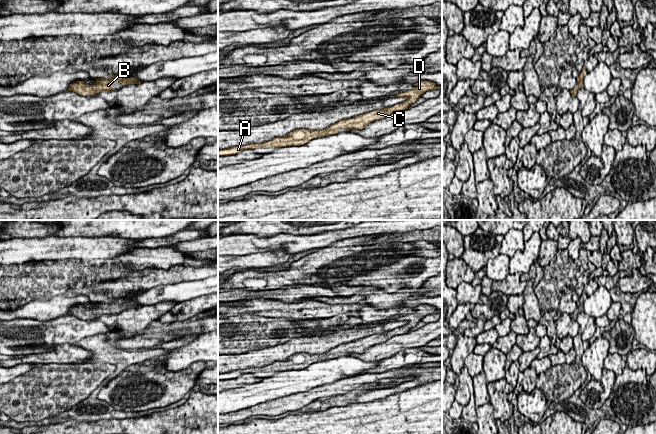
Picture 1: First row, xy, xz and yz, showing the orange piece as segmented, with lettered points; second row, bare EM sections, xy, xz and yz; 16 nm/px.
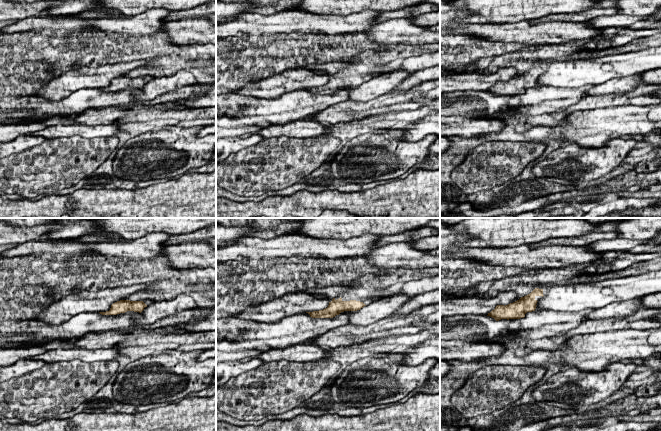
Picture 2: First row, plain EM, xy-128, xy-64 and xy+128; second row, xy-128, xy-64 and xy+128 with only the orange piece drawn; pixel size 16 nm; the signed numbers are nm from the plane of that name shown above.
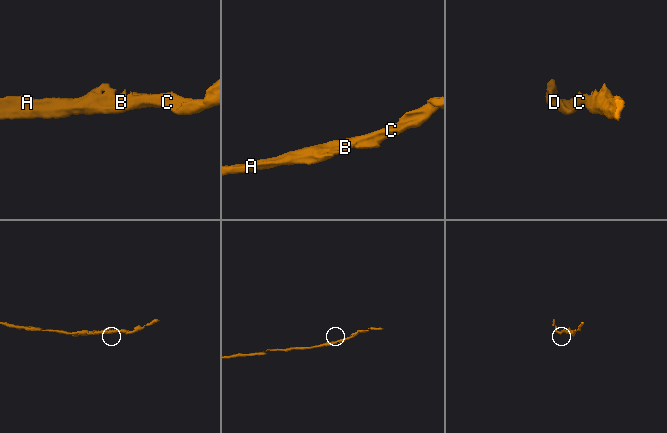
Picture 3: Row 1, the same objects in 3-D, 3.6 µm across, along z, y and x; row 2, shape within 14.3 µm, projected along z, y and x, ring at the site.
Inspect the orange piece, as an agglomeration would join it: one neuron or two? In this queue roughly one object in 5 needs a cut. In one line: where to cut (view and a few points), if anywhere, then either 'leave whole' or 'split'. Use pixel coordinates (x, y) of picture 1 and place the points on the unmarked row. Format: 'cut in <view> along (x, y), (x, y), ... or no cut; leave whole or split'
no cut; leave whole

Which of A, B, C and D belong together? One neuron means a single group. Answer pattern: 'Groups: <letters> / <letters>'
Groups: A B C D

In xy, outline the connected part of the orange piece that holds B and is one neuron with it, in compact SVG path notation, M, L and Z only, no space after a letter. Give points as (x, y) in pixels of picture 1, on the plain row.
M113 297L108 303L96 302L95 309L86 309L84 305L77 305L70 309L68 315L73 315L81 320L94 320L102 315L113 315Z

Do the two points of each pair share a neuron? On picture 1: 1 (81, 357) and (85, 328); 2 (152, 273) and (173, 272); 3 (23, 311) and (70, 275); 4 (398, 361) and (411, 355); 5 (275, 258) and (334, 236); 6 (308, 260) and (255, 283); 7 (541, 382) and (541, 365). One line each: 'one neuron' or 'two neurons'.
1: two neurons
2: one neuron
3: two neurons
4: one neuron
5: two neurons
6: one neuron
7: two neurons

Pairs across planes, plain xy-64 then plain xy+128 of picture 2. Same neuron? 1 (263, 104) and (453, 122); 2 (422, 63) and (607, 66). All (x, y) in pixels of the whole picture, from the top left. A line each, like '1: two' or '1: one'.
1: two
2: one

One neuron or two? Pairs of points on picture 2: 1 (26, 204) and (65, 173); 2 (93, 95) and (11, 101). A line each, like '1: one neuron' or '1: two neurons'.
1: two neurons
2: one neuron

